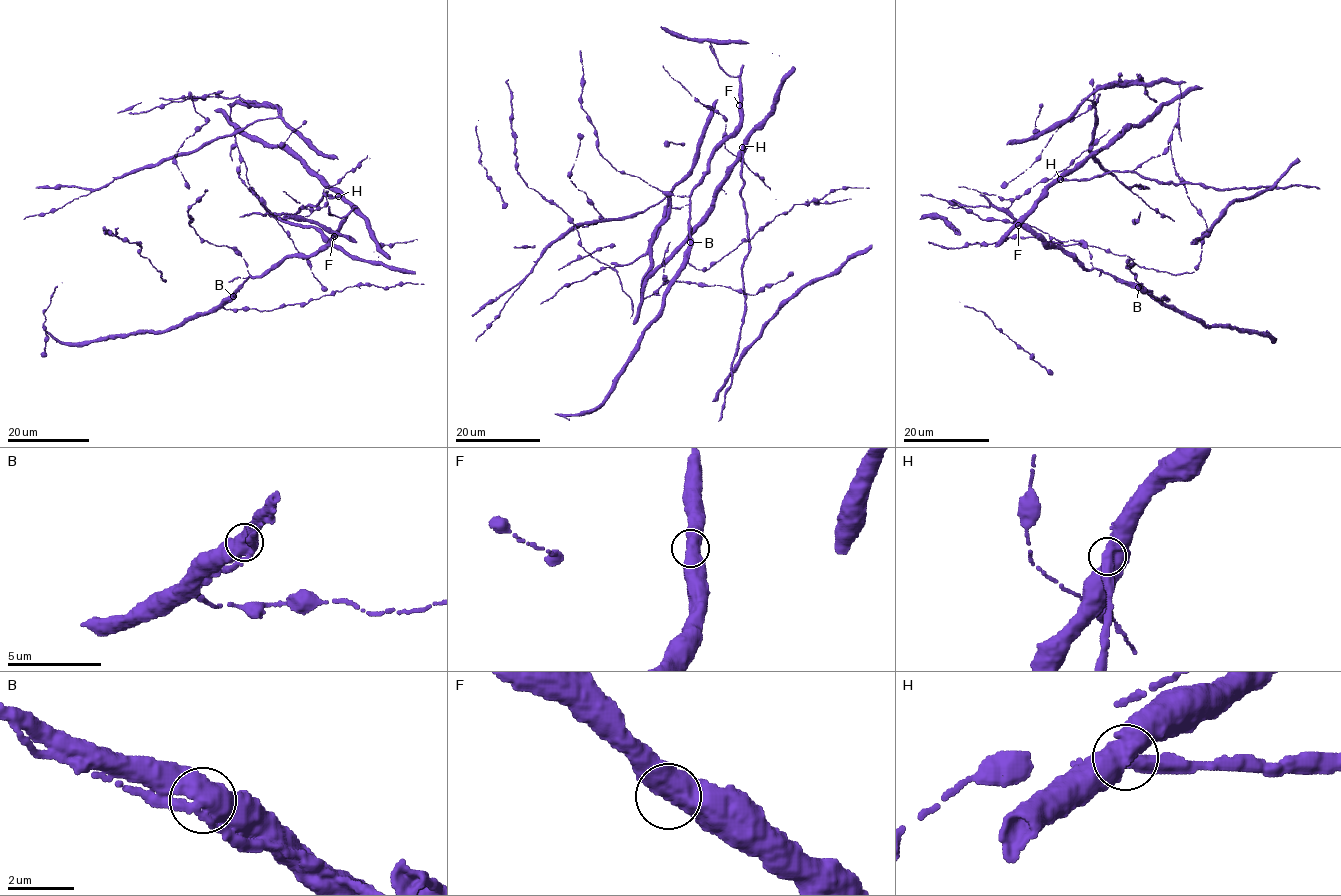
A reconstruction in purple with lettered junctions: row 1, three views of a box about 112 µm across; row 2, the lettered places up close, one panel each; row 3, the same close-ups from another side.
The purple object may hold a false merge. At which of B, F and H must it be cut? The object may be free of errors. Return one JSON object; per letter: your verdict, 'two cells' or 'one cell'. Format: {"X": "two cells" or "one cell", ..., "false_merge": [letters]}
{"B": "one cell", "F": "one cell", "H": "two cells", "false_merge": ["H"]}

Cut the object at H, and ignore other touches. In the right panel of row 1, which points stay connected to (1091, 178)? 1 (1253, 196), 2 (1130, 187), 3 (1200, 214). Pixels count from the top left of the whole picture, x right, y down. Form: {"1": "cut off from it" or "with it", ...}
{"1": "cut off from it", "2": "cut off from it", "3": "cut off from it"}

